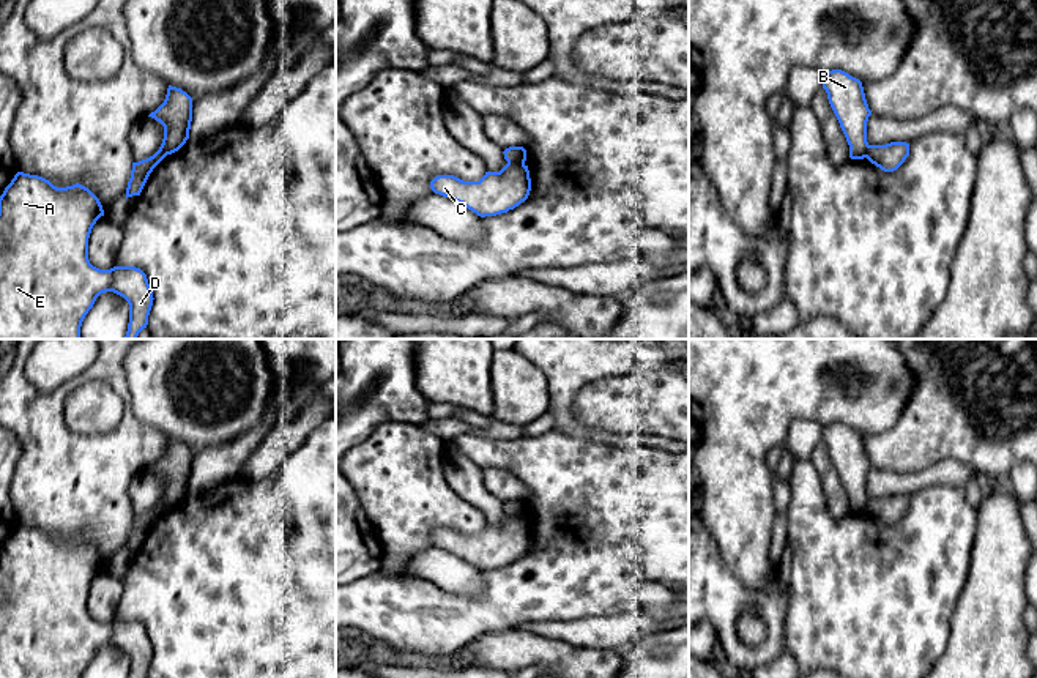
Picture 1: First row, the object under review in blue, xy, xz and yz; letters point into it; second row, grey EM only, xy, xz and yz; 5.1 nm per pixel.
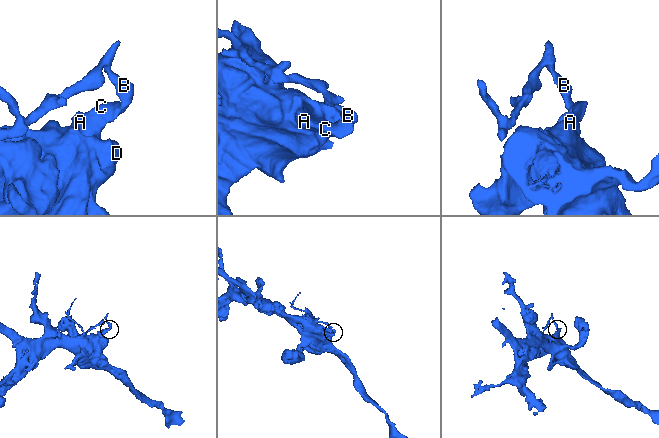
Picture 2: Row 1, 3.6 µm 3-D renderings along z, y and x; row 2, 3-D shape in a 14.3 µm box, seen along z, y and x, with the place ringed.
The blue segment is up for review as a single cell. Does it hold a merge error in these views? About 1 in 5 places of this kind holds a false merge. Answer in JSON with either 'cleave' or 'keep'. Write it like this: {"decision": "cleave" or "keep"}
{"decision": "cleave"}

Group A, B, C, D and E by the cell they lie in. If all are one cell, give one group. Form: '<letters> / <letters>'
A C D E / B

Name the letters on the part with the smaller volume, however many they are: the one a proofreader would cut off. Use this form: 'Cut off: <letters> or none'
Cut off: B

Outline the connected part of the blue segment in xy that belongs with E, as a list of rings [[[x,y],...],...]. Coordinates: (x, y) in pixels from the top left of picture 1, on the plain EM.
[[[14,528],[0,549],[0,678],[82,678],[96,651],[106,645],[128,654],[128,678],[148,678],[154,651],[147,628],[136,620],[99,623],[88,613],[88,591],[101,569],[104,563],[99,552],[79,536],[57,541],[38,528]]]

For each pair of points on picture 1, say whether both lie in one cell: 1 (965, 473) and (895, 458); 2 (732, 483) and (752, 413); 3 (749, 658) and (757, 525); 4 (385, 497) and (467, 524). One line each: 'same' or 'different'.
1: different
2: same
3: different
4: same

